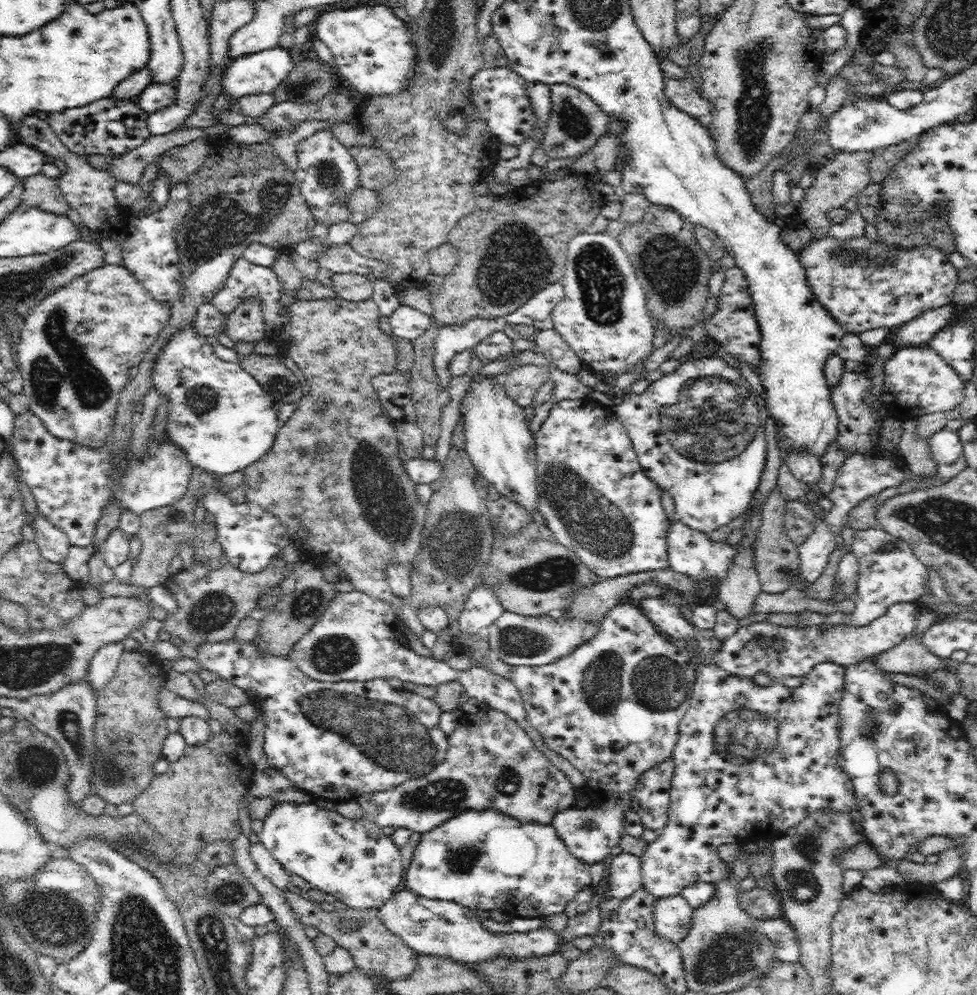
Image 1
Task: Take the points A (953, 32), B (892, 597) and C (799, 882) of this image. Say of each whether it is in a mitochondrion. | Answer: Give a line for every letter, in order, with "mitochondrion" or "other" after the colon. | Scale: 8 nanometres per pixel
A: mitochondrion
B: other
C: mitochondrion

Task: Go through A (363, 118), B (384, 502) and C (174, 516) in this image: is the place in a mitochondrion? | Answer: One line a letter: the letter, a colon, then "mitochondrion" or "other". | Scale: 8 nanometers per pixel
A: other
B: mitochondrion
C: other

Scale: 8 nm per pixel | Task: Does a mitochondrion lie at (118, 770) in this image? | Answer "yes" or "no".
yes

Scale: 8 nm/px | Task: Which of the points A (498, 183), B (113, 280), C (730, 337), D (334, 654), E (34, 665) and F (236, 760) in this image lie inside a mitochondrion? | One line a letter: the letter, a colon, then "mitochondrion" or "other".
A: other
B: other
C: other
D: mitochondrion
E: mitochondrion
F: other

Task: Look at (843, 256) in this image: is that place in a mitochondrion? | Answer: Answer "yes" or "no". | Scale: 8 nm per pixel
yes

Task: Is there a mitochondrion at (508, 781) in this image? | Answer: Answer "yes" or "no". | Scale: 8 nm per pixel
yes

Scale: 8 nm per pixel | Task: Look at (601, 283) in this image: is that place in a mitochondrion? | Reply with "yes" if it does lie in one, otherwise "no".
yes

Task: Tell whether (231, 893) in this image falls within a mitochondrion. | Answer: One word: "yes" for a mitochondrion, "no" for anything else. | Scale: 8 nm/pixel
yes

